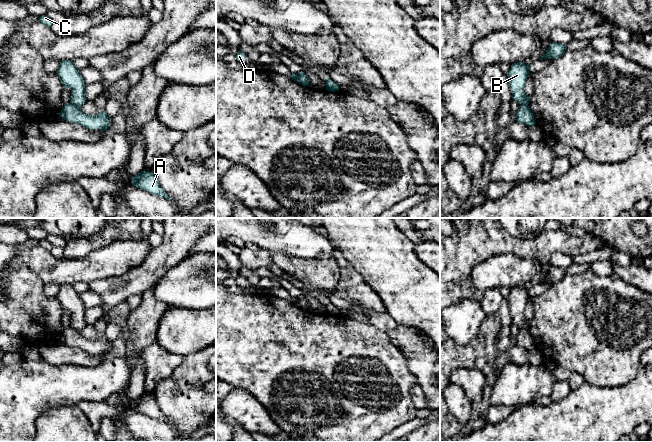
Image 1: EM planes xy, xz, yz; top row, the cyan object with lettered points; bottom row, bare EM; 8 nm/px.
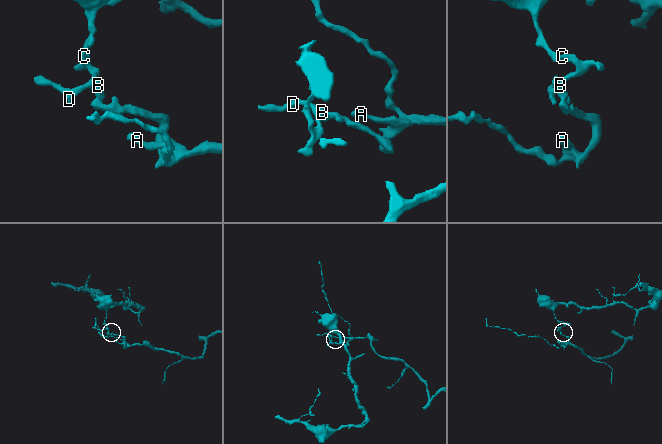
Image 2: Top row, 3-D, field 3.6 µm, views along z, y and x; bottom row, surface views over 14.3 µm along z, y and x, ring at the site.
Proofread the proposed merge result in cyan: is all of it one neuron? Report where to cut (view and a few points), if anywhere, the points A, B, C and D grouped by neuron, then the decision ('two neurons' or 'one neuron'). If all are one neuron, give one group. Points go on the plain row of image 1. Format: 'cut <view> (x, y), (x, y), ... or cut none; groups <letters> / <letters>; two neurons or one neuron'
cut xy (70, 326), (79, 332); groups A / B C D; two neurons

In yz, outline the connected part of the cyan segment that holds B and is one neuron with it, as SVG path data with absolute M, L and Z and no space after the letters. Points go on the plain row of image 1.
M523 286L512 288L507 298L512 322L516 324L519 329L528 329L530 325L530 320L527 320L524 315L525 306L529 298L529 289Z

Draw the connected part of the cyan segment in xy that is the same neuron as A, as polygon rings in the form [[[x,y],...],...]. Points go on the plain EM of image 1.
[[[141,395],[131,403],[131,408],[145,414],[153,419],[167,423],[169,426],[171,422],[166,418],[164,413],[160,410],[155,399],[148,395]]]

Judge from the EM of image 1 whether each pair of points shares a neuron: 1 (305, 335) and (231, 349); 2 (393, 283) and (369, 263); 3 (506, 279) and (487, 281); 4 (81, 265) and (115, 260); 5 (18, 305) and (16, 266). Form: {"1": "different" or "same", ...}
{"1": "same", "2": "same", "3": "same", "4": "same", "5": "same"}

